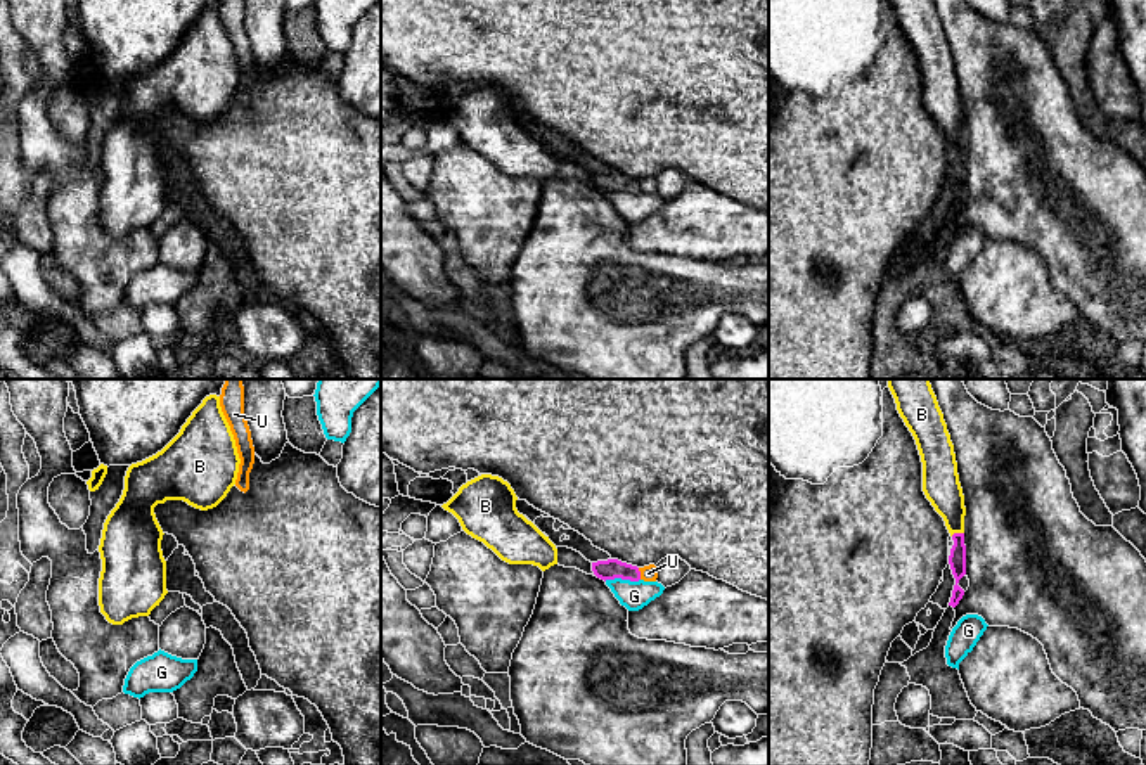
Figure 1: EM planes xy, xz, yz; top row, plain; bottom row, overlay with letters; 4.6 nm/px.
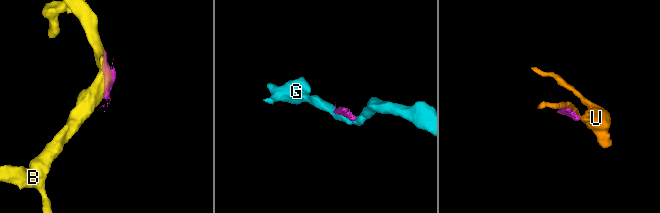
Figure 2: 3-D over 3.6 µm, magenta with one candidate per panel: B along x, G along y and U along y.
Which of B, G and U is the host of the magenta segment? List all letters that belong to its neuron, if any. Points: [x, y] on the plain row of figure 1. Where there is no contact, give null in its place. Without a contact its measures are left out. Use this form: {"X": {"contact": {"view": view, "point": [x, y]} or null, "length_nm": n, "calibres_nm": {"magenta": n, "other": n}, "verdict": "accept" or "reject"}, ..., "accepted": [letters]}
{"B": {"contact": {"view": "yz", "point": [956, 146]}, "length_nm": 70, "calibres_nm": {"magenta": 80, "other": 180}, "verdict": "reject"}, "G": {"contact": {"view": "xz", "point": [622, 191]}, "length_nm": 170, "calibres_nm": {"magenta": 100, "other": 140}, "verdict": "reject"}, "U": {"contact": {"view": "xz", "point": [639, 186]}, "length_nm": 60, "calibres_nm": {"magenta": 100, "other": 80}, "verdict": "reject"}, "accepted": []}

